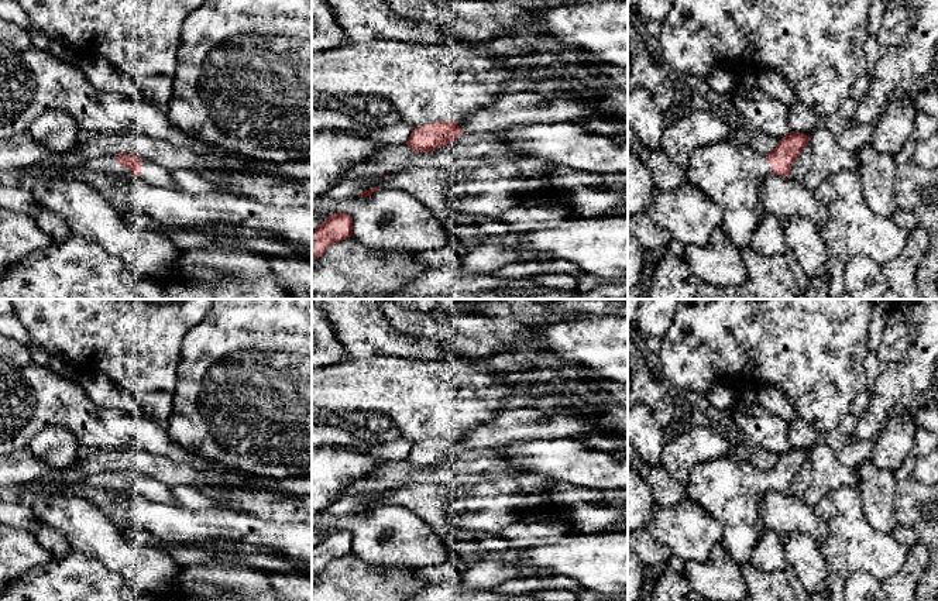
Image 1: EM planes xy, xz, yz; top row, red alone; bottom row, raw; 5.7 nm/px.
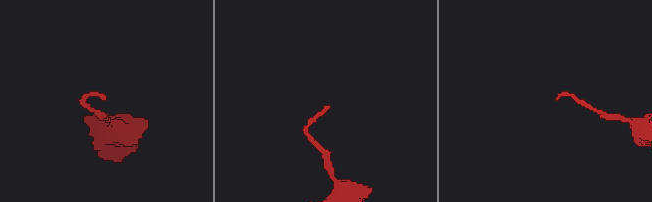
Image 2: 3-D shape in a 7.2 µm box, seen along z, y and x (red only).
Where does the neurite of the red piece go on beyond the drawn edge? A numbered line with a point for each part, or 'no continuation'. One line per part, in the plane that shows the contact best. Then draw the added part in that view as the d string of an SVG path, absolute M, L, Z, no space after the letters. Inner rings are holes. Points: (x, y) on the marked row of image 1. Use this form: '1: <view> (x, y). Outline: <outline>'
1: xz (425, 82). Outline: M377 38L372 42L346 42L312 52L312 99L385 97L399 111L401 120L412 127L457 121L461 128L465 117L497 103L508 93L508 83L522 75L522 71L511 68L489 49L465 47L456 38L447 44Z

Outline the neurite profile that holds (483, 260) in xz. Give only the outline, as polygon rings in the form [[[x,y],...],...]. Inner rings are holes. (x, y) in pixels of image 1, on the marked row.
[[[477,247],[460,260],[460,265],[470,274],[494,274],[509,264],[532,261],[532,255],[525,250],[513,251],[504,247]]]

